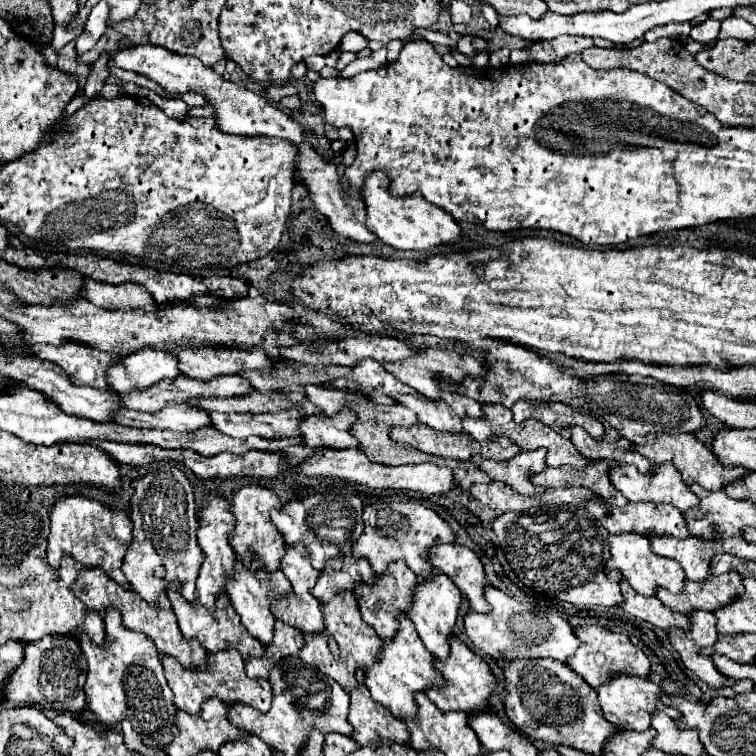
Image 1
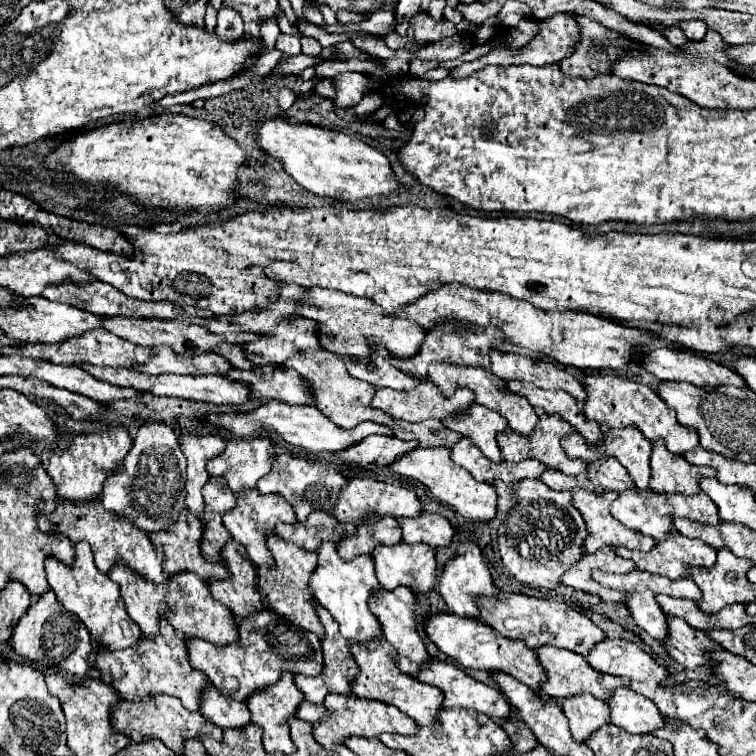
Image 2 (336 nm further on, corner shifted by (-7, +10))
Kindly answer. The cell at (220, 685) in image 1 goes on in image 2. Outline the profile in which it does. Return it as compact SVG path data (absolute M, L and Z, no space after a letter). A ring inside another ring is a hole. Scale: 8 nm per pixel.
M119 563L109 577L121 587L121 597L125 601L129 617L141 627L145 637L155 637L159 629L159 619L165 617L173 629L181 631L185 639L199 637L213 645L229 645L239 641L239 625L235 621L235 615L225 609L219 601L213 599L213 595L207 589L207 583L201 581L195 573L181 573L173 579L167 579L165 585L153 585L145 579L141 579L137 573L129 571L123 563Z

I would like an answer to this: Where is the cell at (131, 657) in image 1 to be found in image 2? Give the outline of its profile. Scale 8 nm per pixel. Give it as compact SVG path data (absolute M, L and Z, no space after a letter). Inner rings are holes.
M85 541L75 545L75 563L73 567L65 567L61 561L47 559L45 561L47 581L49 587L55 591L57 599L63 603L63 607L71 613L77 613L79 619L89 629L91 637L99 645L99 649L117 651L123 647L133 647L143 637L139 625L127 615L127 609L123 605L123 599L119 595L119 585L113 583L107 575L103 575L93 565L93 553Z

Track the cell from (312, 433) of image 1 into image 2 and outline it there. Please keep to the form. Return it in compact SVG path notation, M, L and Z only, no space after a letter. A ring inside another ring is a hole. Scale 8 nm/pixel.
M269 365L253 371L231 369L225 377L235 381L247 381L251 385L253 399L275 399L287 405L313 405L309 397L309 385L293 373L293 369L273 369Z

